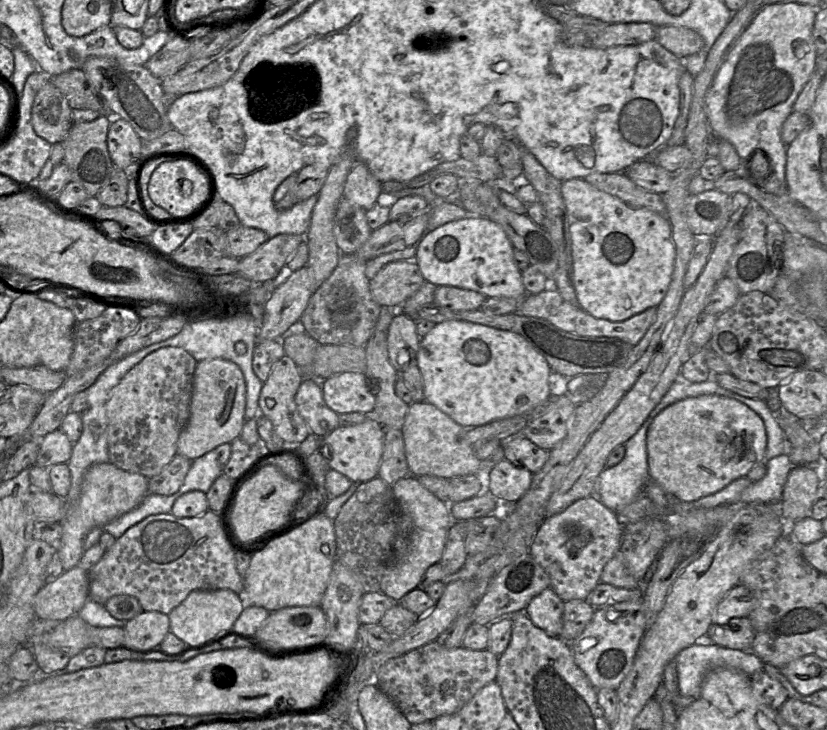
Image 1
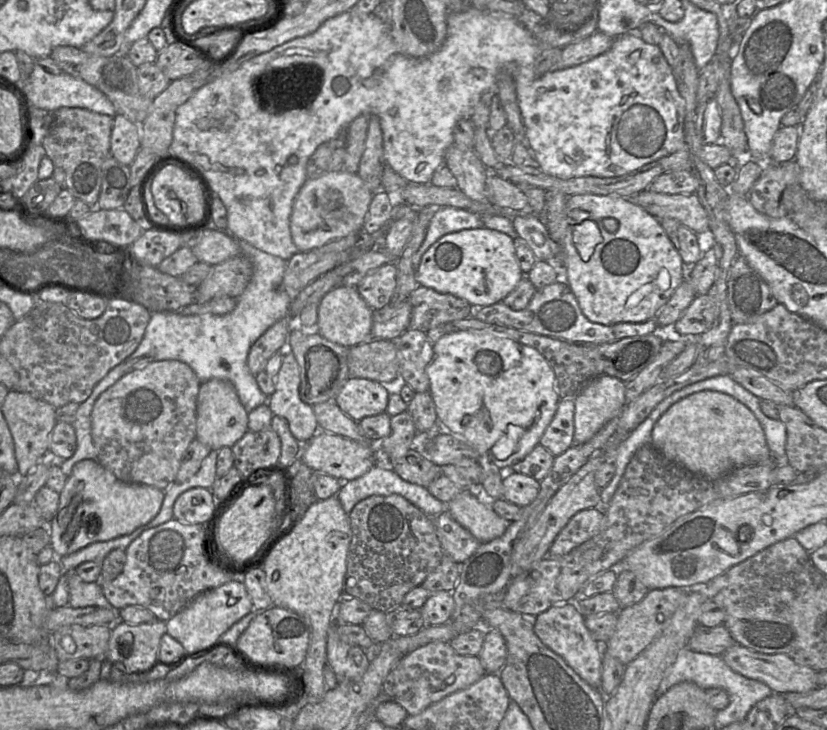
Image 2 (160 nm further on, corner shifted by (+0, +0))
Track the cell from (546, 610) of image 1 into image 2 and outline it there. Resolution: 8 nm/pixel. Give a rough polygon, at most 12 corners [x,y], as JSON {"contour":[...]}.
{"contour":[[577,607],[535,617],[540,641],[600,690],[602,644]]}

